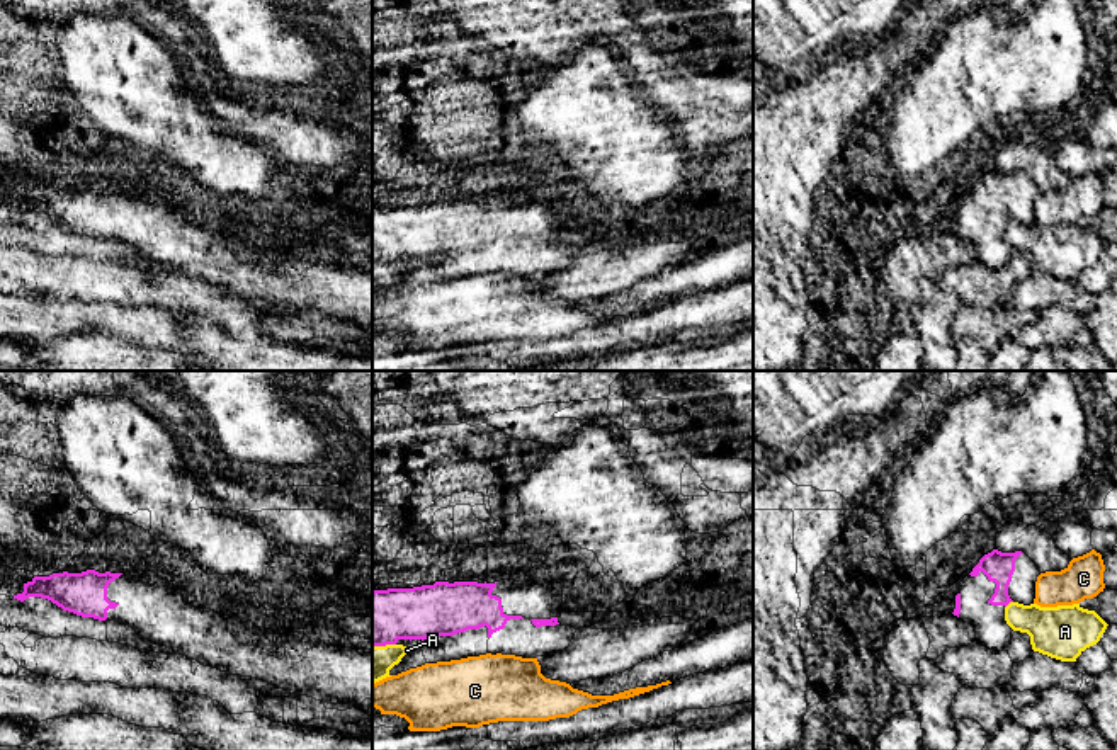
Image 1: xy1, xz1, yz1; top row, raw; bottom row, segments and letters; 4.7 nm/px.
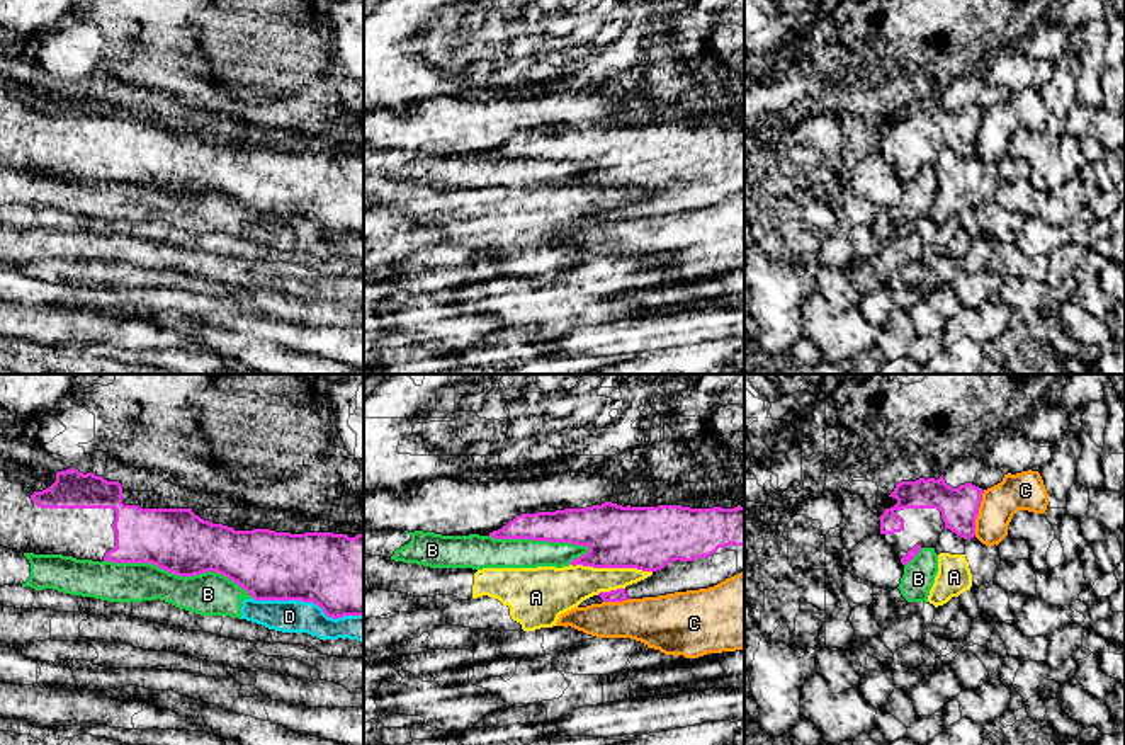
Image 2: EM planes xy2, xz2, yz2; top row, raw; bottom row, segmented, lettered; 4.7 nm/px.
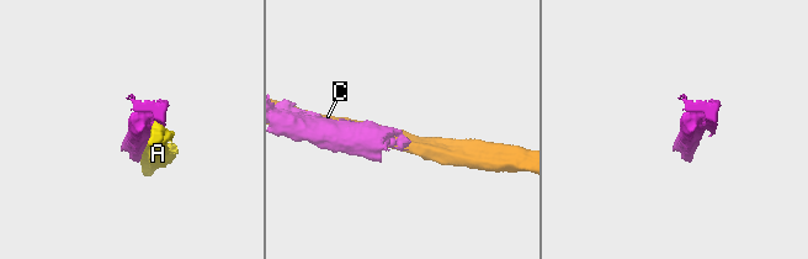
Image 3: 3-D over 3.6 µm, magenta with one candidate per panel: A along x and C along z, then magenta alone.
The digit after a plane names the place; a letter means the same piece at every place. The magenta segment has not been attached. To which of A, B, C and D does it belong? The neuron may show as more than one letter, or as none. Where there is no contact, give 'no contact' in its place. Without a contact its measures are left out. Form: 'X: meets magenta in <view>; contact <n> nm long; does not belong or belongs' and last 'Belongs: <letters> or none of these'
A: meets magenta in xz2; contact 400 nm long; does not belong
B: meets magenta in xy2; contact 700 nm long; does not belong
C: meets magenta in yz2; contact 220 nm long; does not belong
D: meets magenta in xy2; contact 550 nm long; does not belong
Belongs: none of these

